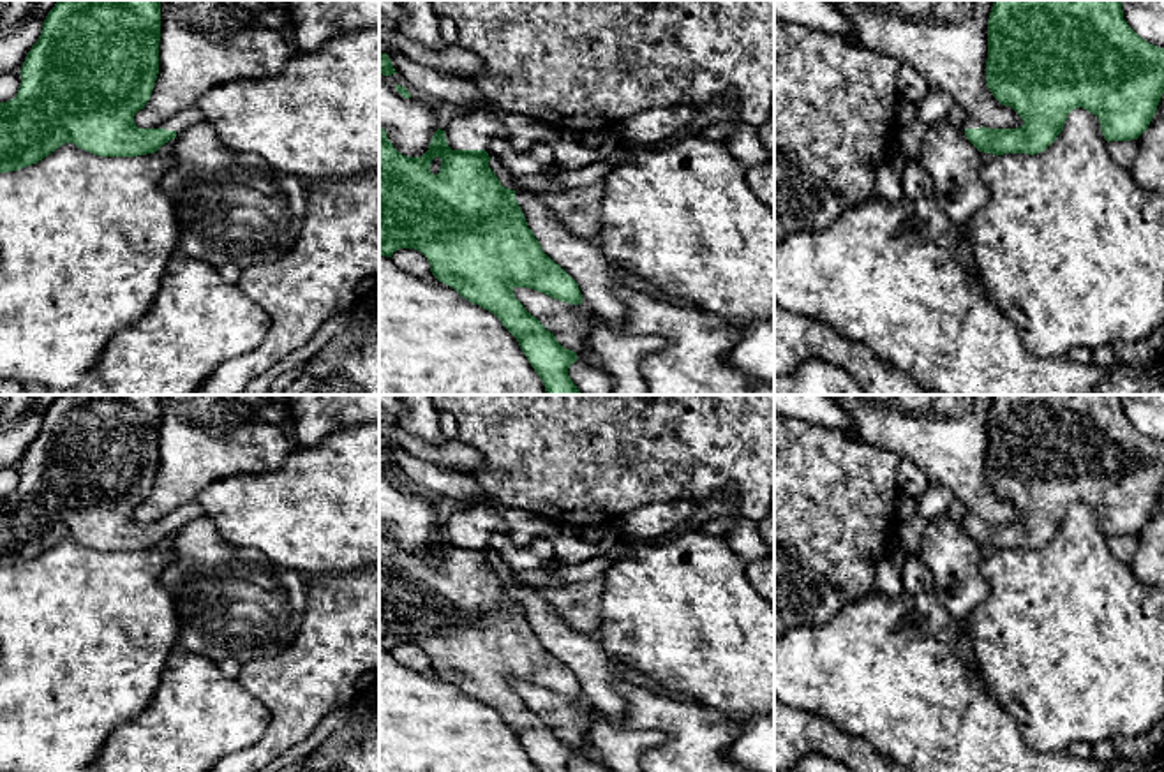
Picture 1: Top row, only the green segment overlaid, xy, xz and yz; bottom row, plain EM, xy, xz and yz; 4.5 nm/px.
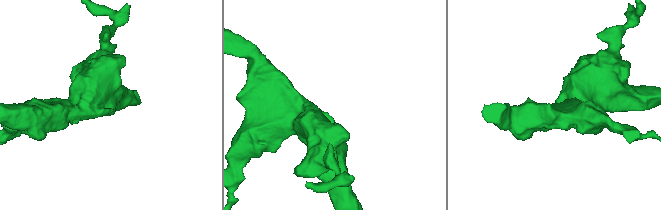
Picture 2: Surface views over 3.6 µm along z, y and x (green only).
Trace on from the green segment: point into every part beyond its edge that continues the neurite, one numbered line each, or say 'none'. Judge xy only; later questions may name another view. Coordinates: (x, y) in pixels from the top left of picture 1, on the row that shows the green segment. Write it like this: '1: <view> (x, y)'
1: xy (180, 122)

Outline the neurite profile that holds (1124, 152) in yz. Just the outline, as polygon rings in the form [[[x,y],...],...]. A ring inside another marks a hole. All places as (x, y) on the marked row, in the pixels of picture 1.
[[[1136,139],[1130,141],[1109,141],[1109,155],[1113,160],[1125,167],[1130,169],[1134,164],[1134,159],[1138,155],[1138,143]]]

